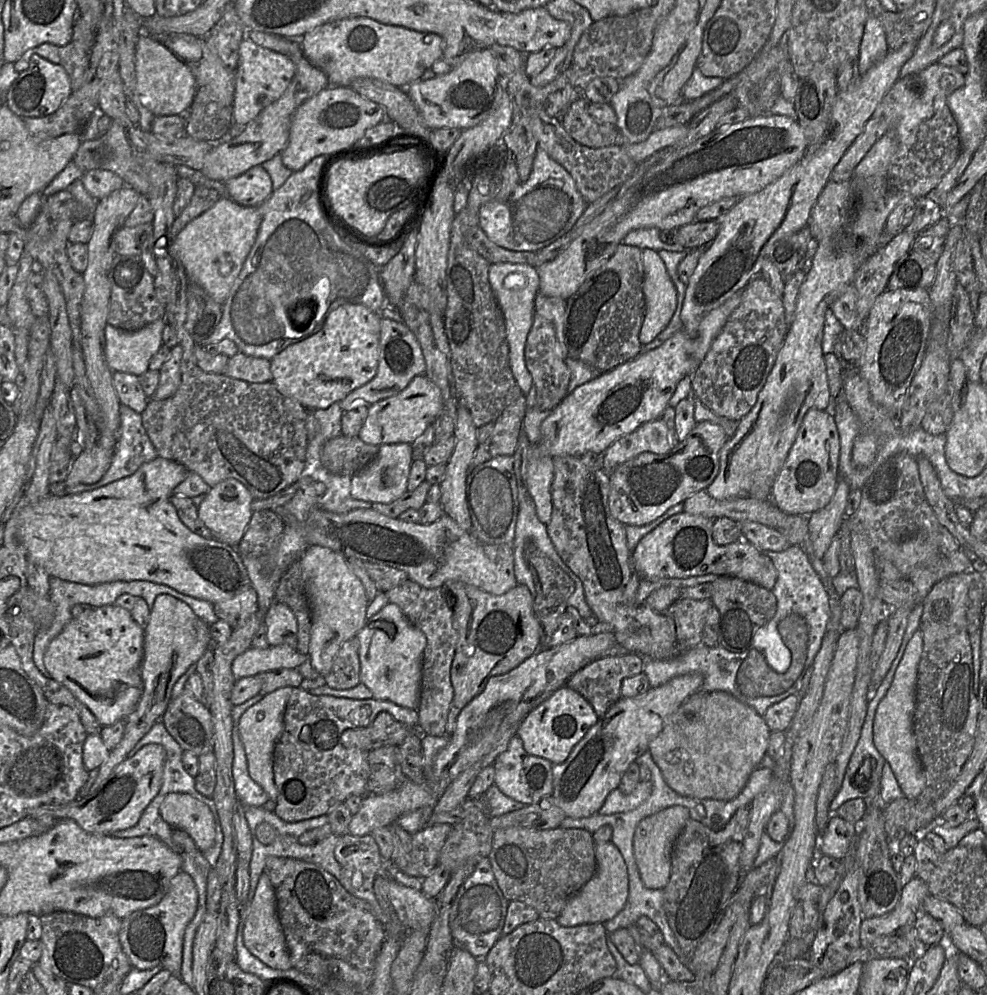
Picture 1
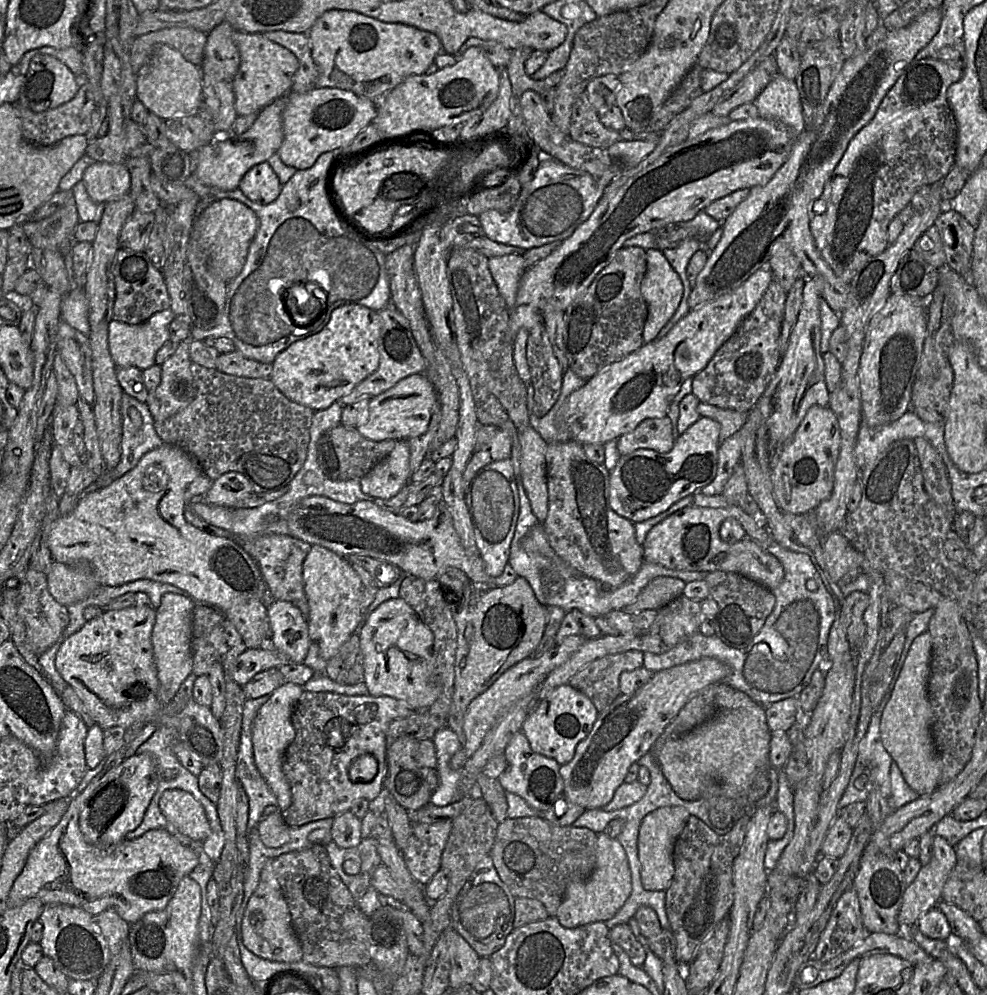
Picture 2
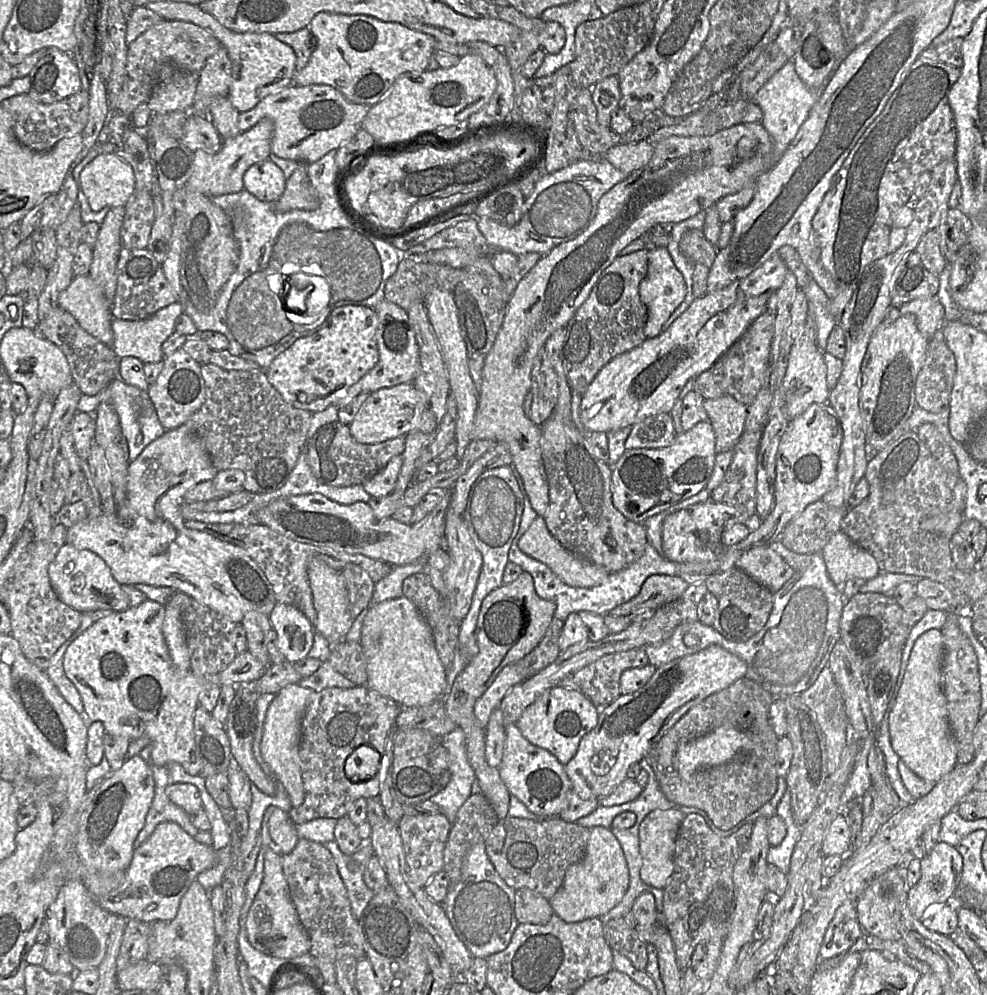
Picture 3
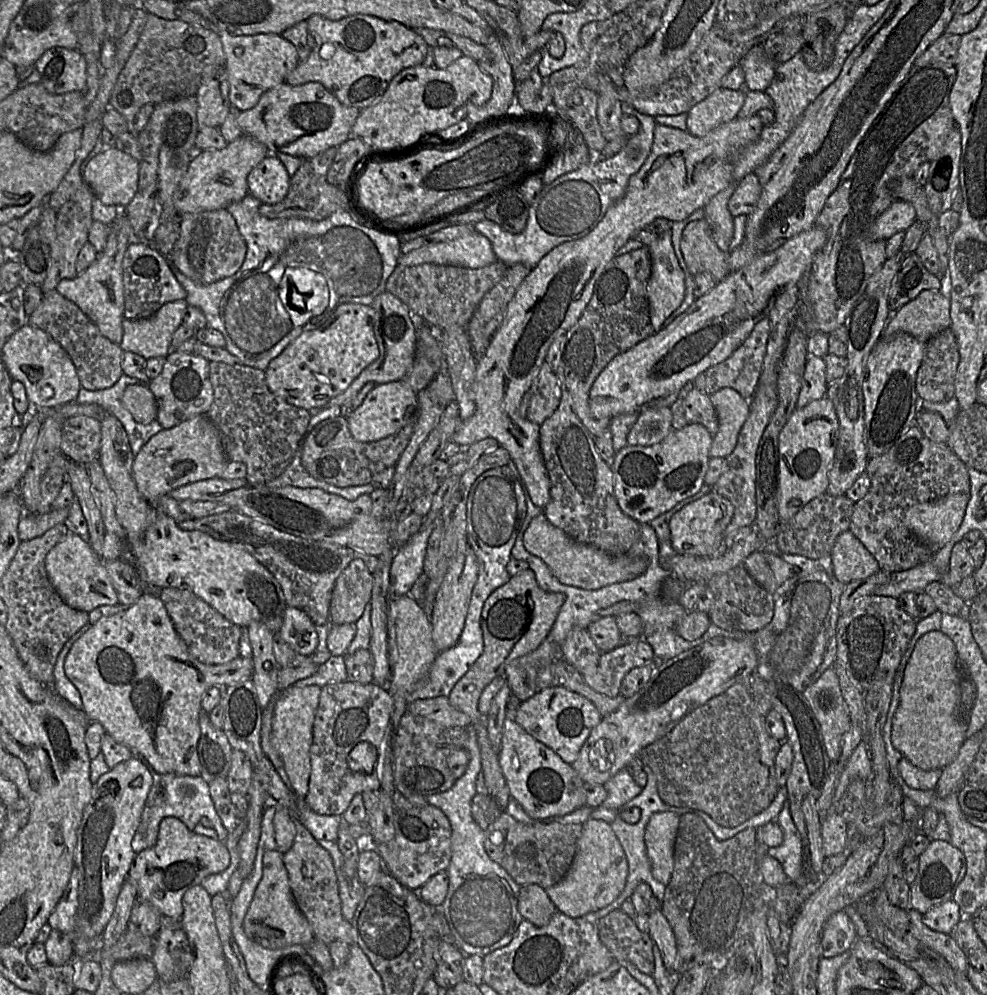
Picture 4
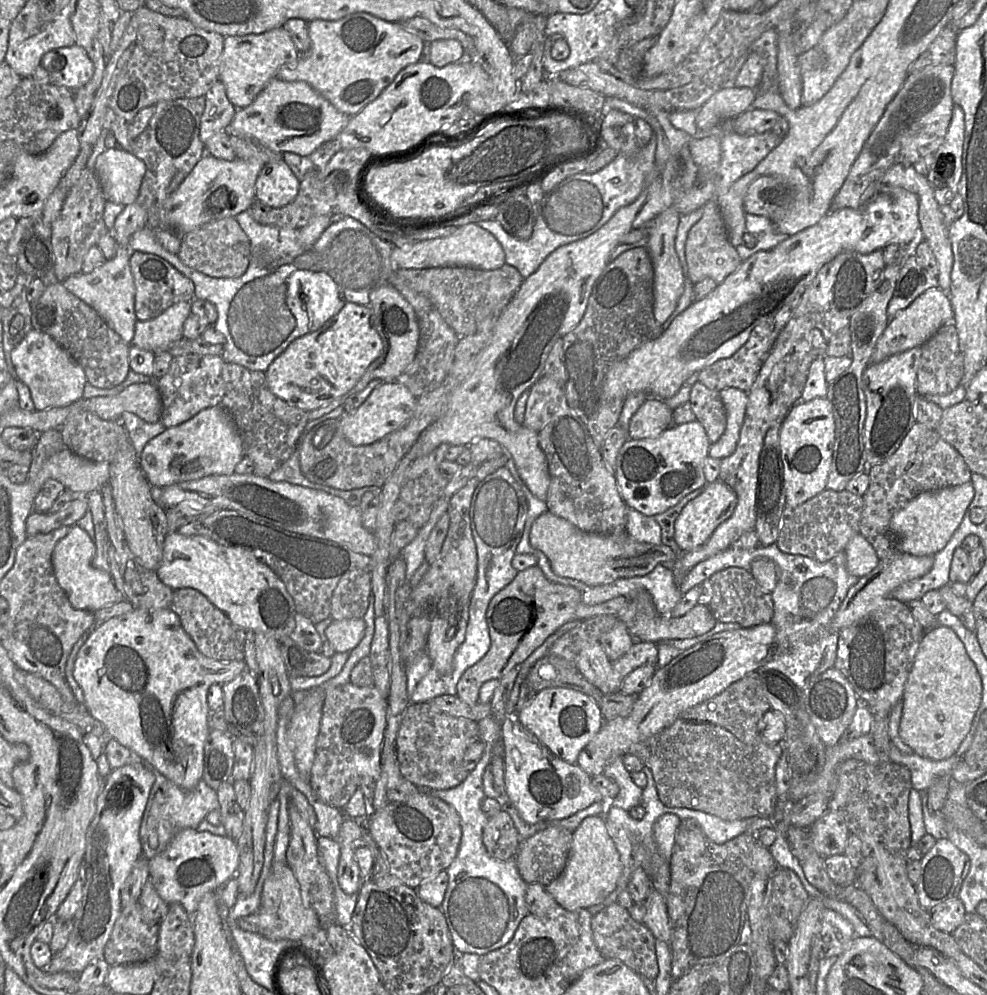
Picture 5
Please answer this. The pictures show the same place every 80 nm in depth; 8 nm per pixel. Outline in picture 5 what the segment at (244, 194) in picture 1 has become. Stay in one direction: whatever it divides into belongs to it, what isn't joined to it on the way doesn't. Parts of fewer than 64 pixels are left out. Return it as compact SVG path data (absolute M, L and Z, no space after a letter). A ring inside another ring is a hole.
M283 161L263 165L255 182L255 200L279 208L292 202L298 194L300 181Z

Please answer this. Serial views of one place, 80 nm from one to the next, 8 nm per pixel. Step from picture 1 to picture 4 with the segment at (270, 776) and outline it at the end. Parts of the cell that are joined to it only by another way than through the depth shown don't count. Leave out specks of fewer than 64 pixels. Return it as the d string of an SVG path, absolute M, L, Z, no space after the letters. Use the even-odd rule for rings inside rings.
M290 686L277 692L277 702L272 719L271 743L279 754L291 784L291 791L298 797L308 792L311 772L310 747L313 740L313 724L319 704L321 688L318 686Z

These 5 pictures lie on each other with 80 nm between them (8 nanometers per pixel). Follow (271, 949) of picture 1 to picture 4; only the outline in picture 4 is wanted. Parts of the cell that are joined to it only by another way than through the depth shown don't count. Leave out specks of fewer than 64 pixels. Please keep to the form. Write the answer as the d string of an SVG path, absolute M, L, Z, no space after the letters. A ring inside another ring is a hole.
M266 850L263 855L263 876L244 918L246 935L268 949L282 949L291 945L306 945L314 938L313 929L298 908L289 883L283 854L278 850Z

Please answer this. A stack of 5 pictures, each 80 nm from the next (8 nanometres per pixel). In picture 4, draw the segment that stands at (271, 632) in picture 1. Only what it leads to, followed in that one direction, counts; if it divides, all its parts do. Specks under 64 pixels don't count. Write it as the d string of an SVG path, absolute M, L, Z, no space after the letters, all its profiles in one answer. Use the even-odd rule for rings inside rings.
M287 606L283 613L283 624L278 632L281 638L298 654L311 656L318 645L315 625L300 609Z

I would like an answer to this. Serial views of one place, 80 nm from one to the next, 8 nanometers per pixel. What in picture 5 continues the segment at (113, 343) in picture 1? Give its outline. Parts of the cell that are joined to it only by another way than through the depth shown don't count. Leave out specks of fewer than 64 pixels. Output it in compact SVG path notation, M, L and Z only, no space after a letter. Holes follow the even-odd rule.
M192 301L178 302L157 317L135 323L134 337L129 345L155 354L168 350L183 337L183 325L191 314Z

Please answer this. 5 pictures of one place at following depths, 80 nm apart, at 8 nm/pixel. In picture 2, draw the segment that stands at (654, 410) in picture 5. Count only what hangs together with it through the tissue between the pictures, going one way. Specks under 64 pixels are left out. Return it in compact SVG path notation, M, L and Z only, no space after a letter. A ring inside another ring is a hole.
M666 415L645 419L635 429L620 436L617 450L621 456L641 448L665 453L673 448L674 441L671 420Z

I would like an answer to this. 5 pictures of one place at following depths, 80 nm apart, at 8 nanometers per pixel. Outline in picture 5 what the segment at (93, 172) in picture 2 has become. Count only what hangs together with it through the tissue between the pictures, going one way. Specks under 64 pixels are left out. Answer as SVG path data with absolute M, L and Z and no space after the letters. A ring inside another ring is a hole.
M109 148L96 158L94 171L106 200L126 206L136 201L146 166L130 151Z

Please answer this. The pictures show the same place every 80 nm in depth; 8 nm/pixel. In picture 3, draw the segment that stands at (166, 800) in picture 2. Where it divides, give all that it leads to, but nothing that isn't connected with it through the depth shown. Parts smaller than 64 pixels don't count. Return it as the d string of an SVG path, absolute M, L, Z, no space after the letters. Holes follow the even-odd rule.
M174 784L166 789L166 795L189 814L198 831L210 831L211 825L204 812L197 787L192 784Z

